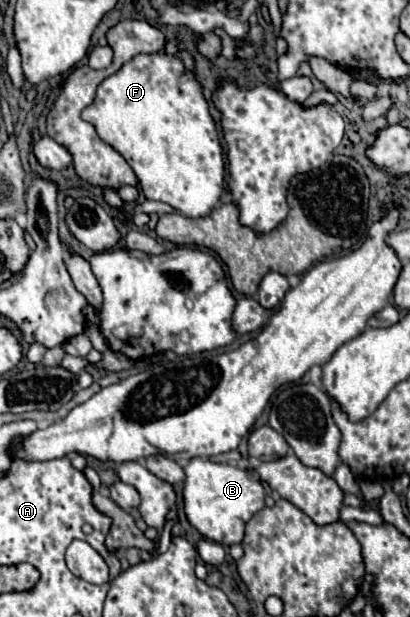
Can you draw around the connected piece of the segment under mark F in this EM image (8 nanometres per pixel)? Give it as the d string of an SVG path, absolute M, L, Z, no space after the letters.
M167 53L133 57L97 87L97 97L83 111L83 119L93 123L99 137L125 157L147 199L163 201L191 219L207 217L213 211L223 191L223 151L201 87L193 73L183 71L183 63L179 59Z

